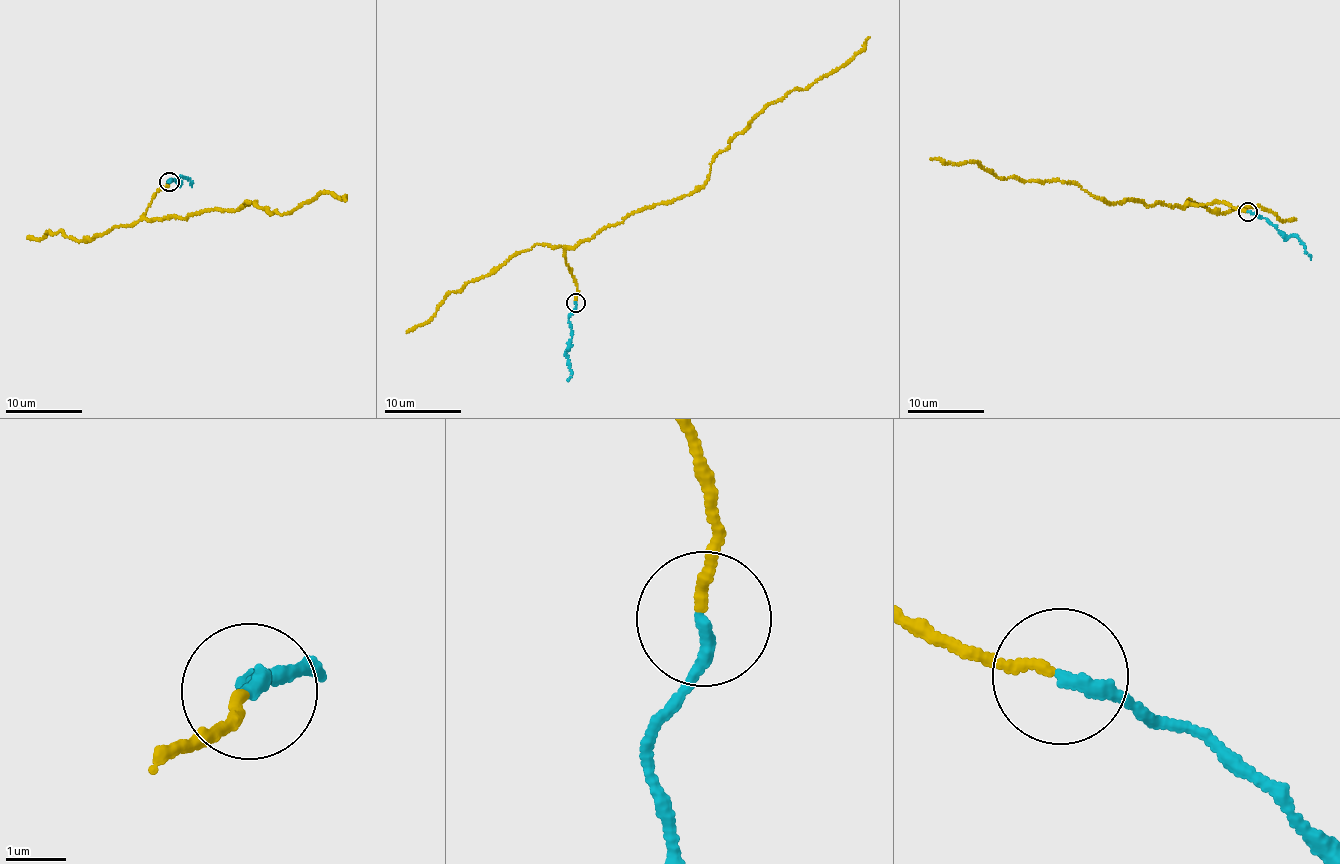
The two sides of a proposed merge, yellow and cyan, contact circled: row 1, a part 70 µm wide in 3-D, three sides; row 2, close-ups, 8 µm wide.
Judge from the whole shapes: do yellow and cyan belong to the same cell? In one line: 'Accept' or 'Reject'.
Accept

